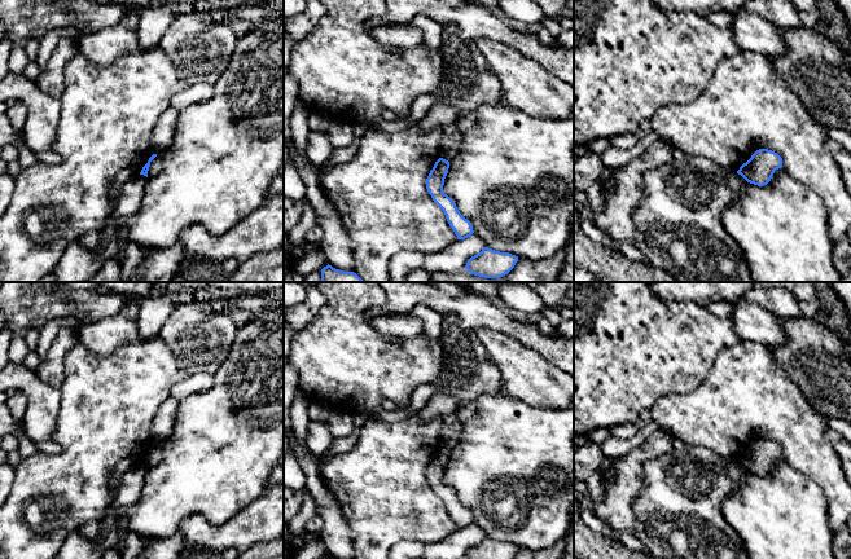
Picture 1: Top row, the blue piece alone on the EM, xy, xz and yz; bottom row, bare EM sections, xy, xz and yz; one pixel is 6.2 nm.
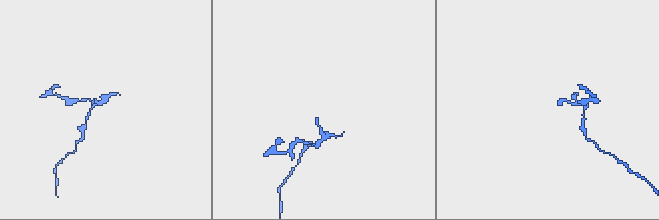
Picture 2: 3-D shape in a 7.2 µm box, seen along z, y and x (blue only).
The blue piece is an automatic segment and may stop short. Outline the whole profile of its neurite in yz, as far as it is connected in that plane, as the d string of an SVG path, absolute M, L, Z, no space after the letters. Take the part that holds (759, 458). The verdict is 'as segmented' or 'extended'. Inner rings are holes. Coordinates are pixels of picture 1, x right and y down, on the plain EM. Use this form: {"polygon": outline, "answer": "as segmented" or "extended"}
{"polygon": "M768 439L756 440L751 448L737 461L747 472L763 476L767 475L775 461L782 457L782 448Z", "answer": "as segmented"}

